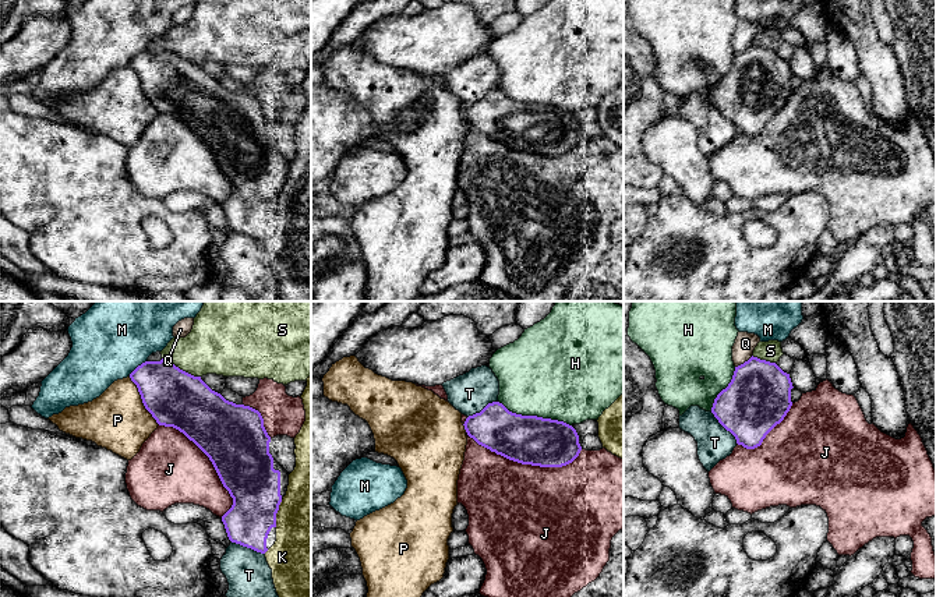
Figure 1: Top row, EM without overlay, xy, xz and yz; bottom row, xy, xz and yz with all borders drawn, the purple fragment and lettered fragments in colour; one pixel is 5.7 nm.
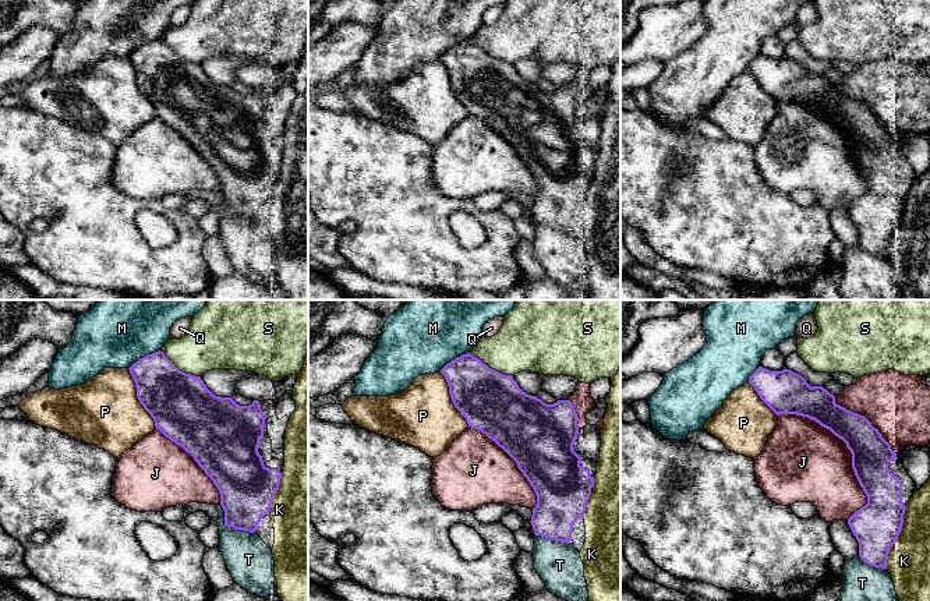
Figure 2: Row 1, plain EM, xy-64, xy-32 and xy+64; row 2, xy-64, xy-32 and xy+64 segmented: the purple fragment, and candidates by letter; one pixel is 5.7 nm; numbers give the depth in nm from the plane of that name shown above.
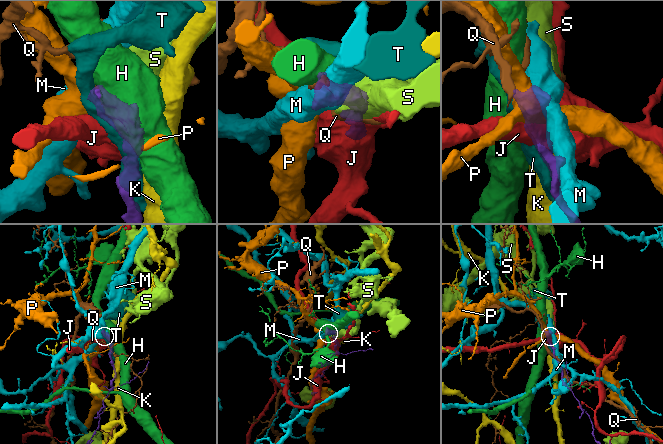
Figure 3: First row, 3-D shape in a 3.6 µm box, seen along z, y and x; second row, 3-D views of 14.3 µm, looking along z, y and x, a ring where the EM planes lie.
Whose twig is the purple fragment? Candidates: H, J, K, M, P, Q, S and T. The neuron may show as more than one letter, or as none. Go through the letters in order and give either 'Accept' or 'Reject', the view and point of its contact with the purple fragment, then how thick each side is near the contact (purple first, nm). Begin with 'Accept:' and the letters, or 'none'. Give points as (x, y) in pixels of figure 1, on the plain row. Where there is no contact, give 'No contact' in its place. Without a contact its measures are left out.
Accept: J
H: Reject. Touches purple at xz (534, 103). Thickness 280 nm (purple) against 500 nm
J: Accept. Touches purple at xz (525, 151). Thickness 280 nm (purple) against 500 nm
K: Reject. Touches purple at xy (276, 200). Thickness 300 nm (purple) against 400 nm
M: Reject. Touches purple at xy (137, 55). Thickness 320 nm (purple) against 400 nm
P: Reject. Touches purple at xy (142, 88). Thickness 320 nm (purple) against 360 nm
Q: Reject. Touches purple at yz (745, 49). Thickness 380 nm (purple) against 120 nm
S: Reject. Touches purple at xy (182, 57). Thickness 320 nm (purple) against 340 nm
T: Reject. Touches purple at xy (248, 235). Thickness 260 nm (purple) against 260 nm

